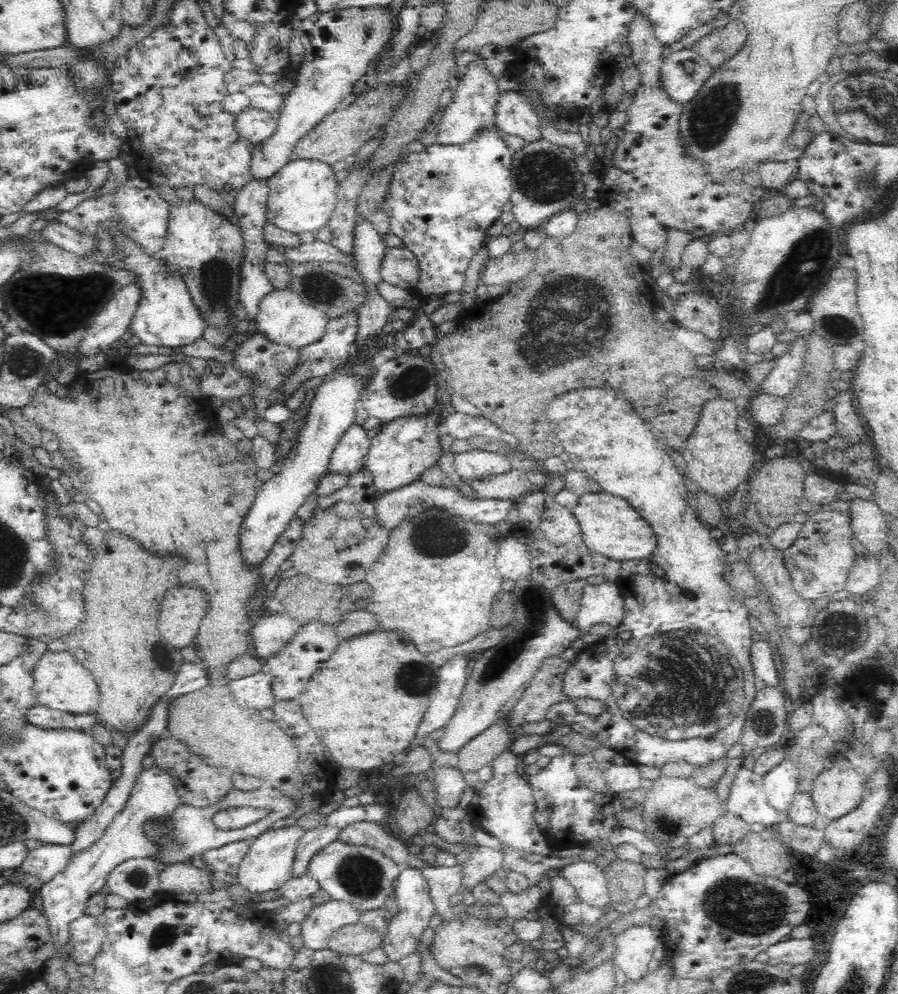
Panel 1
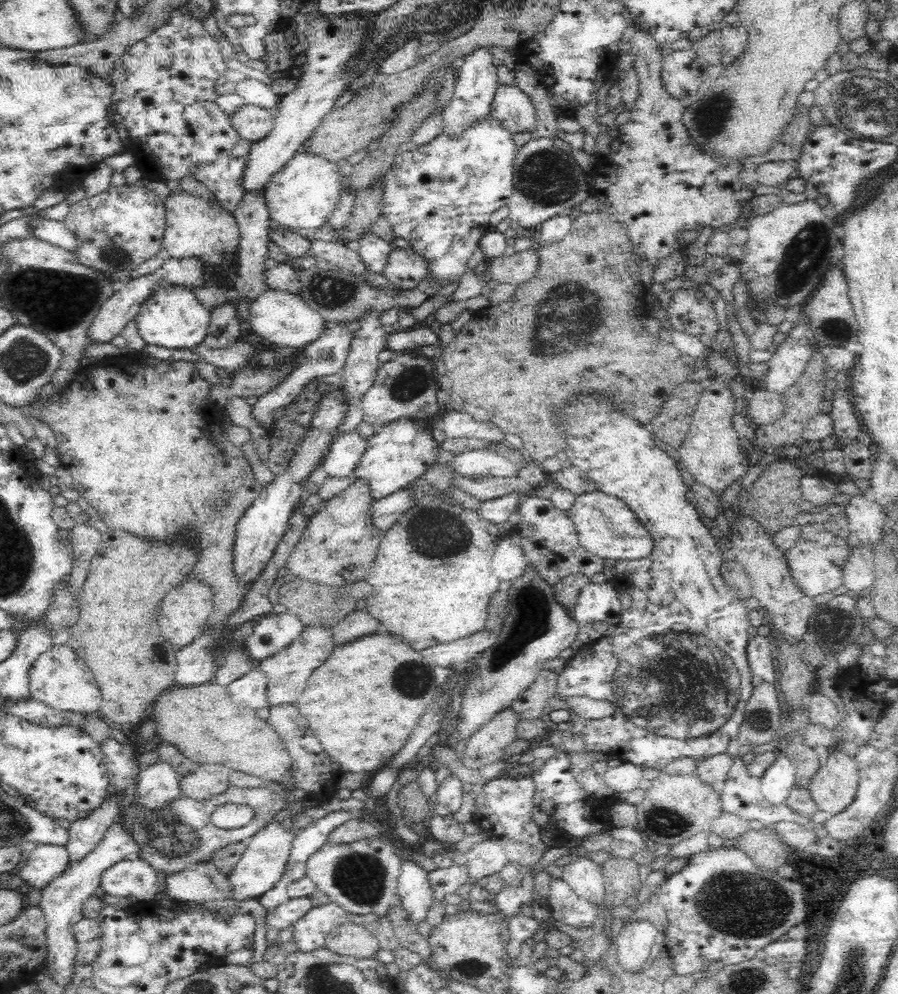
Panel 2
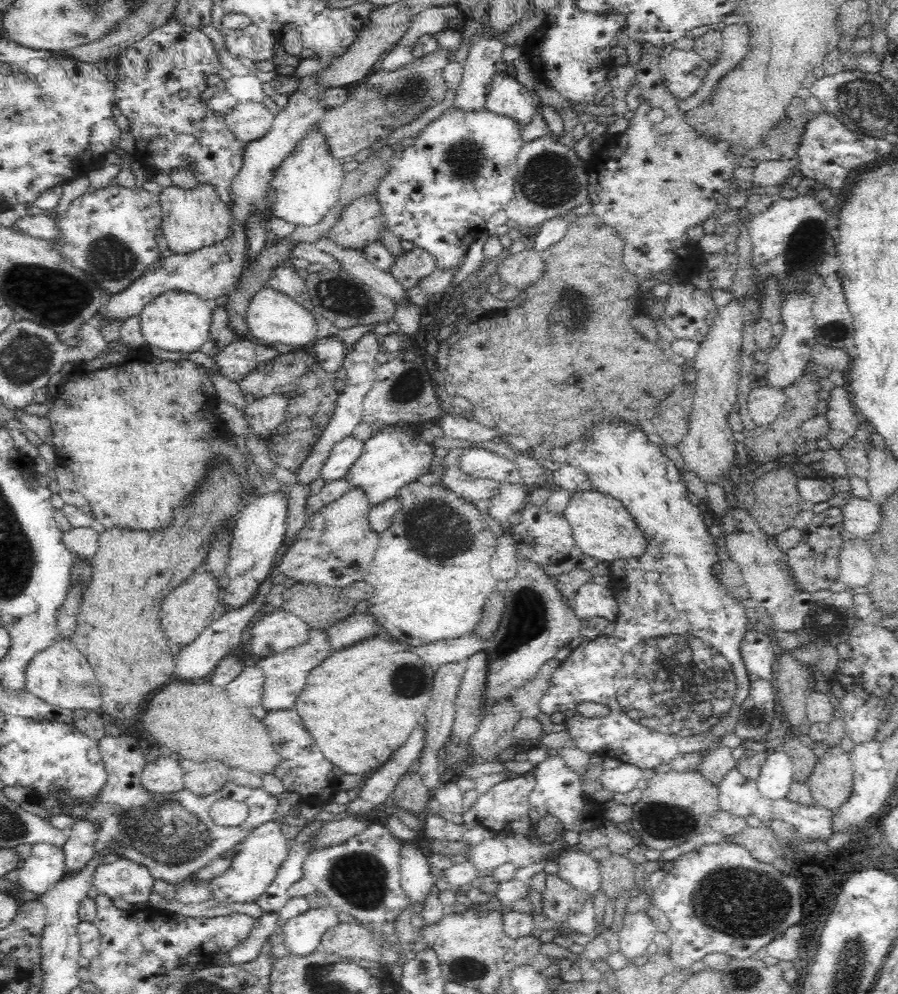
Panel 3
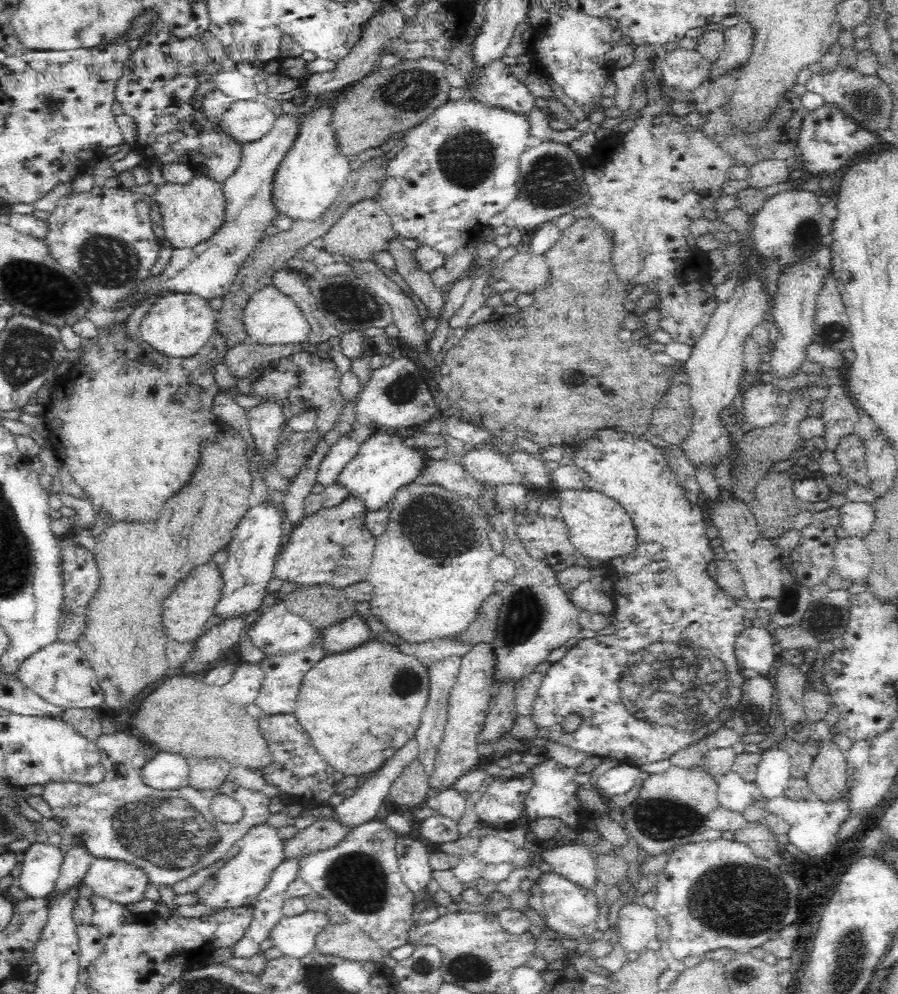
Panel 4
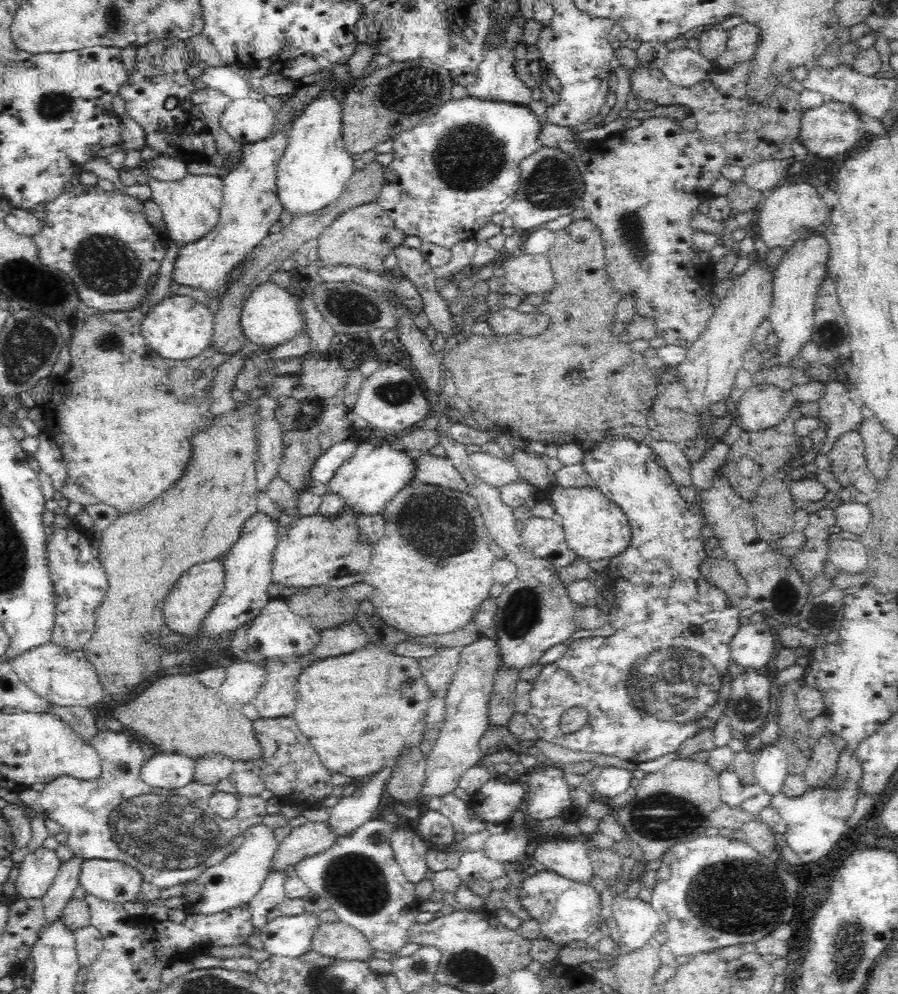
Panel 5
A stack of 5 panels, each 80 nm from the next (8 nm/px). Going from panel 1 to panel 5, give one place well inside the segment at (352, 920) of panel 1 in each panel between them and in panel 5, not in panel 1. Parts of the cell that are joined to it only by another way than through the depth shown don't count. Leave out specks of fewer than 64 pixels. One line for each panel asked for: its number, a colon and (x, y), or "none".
2: (310, 932)
3: (303, 933)
4: (294, 936)
5: (290, 936)

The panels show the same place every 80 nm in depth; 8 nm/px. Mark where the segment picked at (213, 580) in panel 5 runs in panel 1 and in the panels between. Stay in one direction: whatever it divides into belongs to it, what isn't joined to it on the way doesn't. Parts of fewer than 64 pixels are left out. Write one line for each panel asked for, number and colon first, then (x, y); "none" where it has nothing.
1: (182, 610)
2: (183, 613)
3: (186, 611)
4: (186, 610)

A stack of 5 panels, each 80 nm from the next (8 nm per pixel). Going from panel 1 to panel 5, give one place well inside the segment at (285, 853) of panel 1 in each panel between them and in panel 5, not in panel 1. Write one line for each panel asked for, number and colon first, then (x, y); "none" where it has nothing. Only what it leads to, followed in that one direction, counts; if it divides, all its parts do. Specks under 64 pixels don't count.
2: (264, 861)
3: (255, 865)
4: (243, 877)
5: (236, 880)

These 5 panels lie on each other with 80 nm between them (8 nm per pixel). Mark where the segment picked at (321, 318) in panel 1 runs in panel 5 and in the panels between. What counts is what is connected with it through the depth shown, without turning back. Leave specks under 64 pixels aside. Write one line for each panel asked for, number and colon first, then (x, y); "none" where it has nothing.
2: (283, 318)
3: (273, 318)
4: (270, 317)
5: (270, 315)

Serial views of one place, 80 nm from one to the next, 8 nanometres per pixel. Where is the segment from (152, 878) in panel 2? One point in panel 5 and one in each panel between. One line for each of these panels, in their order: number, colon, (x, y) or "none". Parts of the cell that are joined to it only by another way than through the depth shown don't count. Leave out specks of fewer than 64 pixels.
3: (128, 881)
4: (116, 880)
5: (111, 880)

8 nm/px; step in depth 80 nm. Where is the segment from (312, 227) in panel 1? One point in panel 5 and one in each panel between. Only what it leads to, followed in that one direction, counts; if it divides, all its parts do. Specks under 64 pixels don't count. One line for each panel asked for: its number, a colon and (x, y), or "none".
2: (302, 194)
3: (305, 187)
4: (309, 179)
5: (315, 167)

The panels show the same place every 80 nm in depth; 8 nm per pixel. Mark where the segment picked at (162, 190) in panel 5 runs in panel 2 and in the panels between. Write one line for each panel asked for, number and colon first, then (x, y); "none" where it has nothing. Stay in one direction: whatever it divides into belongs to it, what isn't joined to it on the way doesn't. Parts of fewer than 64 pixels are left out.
2: (195, 228)
3: (194, 218)
4: (192, 213)

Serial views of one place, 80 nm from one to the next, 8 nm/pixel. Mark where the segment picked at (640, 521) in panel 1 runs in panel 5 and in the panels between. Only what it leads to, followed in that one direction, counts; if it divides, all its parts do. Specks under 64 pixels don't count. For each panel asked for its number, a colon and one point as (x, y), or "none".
2: (605, 525)
3: (602, 526)
4: (599, 527)
5: (595, 528)

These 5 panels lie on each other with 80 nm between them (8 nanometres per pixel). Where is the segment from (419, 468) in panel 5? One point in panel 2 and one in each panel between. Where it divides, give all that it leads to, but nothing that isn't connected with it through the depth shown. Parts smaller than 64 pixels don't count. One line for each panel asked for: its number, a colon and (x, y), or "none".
2: (483, 488)
3: (467, 486)
4: (450, 475)

